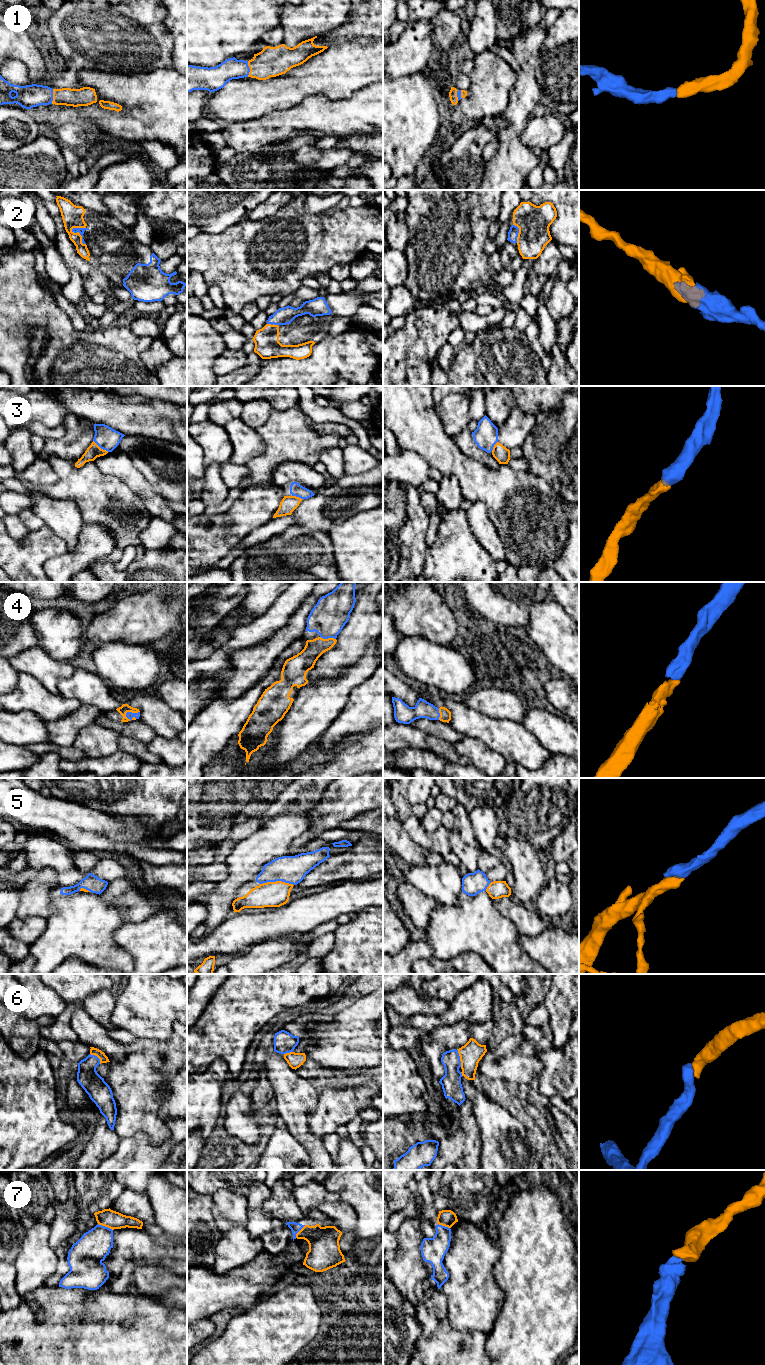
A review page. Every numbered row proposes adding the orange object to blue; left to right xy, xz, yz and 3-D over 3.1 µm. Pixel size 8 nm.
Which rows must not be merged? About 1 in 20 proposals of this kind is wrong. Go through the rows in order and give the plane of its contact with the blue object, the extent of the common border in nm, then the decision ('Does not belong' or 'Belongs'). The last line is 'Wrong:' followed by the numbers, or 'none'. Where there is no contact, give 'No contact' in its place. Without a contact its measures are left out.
1: Touches blue in xz. Shared border 130 nm. Belongs
2: Touches blue in xy. Shared border 170 nm. Belongs
3: Touches blue in xy. Shared border 160 nm. Belongs
4: Touches blue in xy. Shared border 130 nm. Belongs
5: Touches blue in xz. Shared border 280 nm. Belongs
6: Touches blue in yz. Shared border 140 nm. Belongs
7: Touches blue in xy. Shared border 130 nm. Belongs
Wrong: none

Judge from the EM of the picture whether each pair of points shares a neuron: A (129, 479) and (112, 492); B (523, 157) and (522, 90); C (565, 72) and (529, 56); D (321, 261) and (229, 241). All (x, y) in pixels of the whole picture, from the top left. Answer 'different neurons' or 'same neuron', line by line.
A: different neurons
B: same neuron
C: different neurons
D: same neuron

